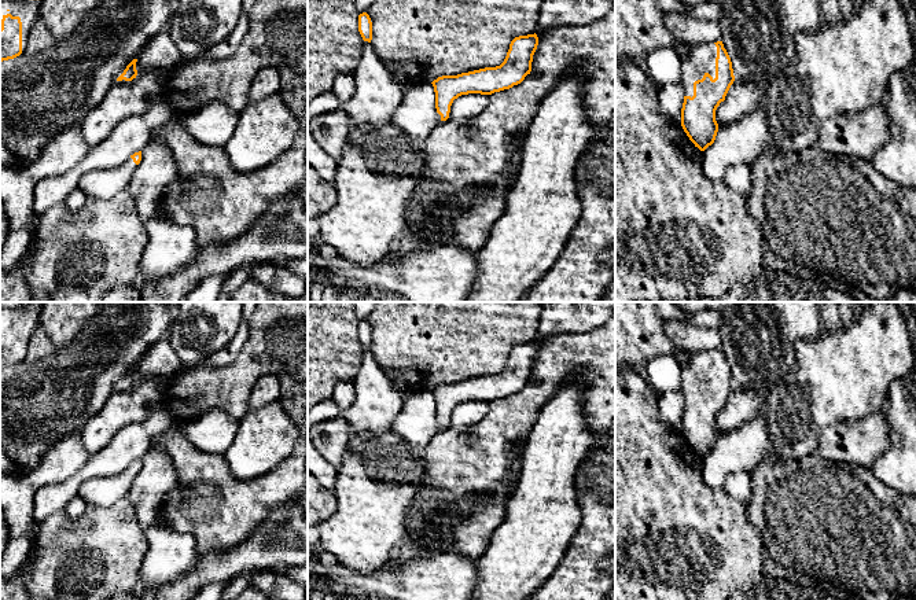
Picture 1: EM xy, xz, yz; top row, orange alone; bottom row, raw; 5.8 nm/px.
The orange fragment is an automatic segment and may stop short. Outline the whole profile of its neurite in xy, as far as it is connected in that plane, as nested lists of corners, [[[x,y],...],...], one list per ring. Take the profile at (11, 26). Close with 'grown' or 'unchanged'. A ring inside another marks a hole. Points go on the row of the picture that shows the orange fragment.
[[[41,0],[0,3],[0,62],[25,52],[34,23],[41,18]]]; grown

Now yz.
[[[722,41],[681,44],[688,51],[681,62],[681,126],[695,147],[705,151],[718,132],[715,110],[735,81],[732,62]]]; grown

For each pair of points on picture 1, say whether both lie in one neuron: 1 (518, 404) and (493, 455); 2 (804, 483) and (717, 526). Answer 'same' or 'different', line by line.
1: same
2: different

